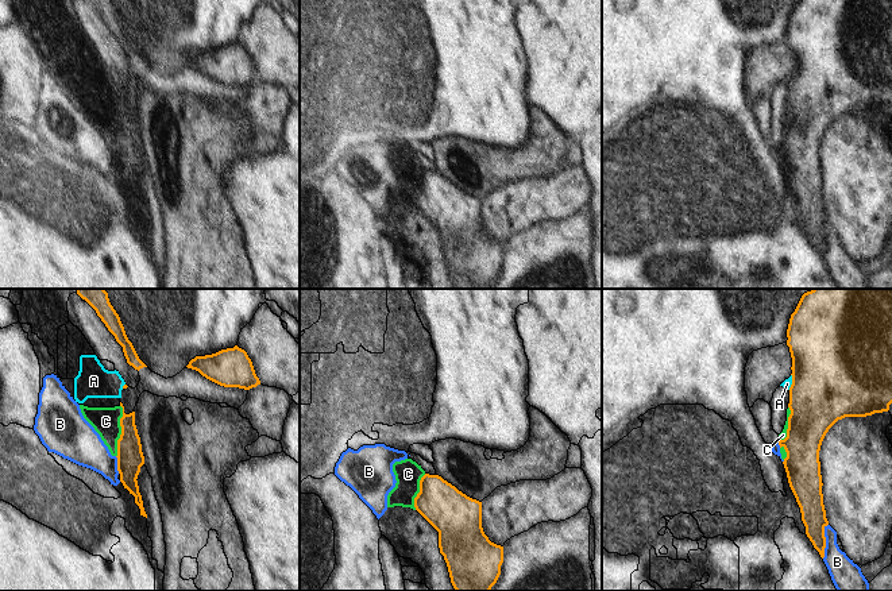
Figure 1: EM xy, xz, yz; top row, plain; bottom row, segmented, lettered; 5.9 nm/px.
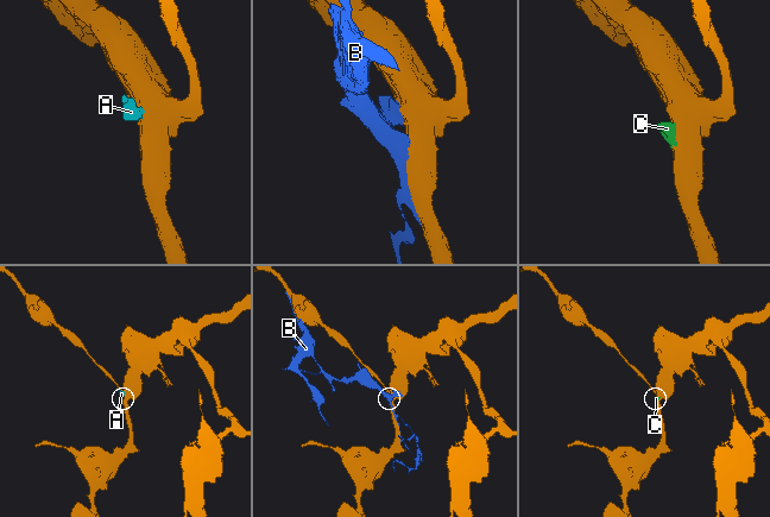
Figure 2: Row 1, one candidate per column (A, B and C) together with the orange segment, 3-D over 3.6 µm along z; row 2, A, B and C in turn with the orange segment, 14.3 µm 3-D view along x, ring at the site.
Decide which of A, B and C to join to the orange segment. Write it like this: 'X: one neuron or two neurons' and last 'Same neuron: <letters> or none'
A: two neurons
B: two neurons
C: two neurons
Same neuron: none

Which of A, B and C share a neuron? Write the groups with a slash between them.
A B C

